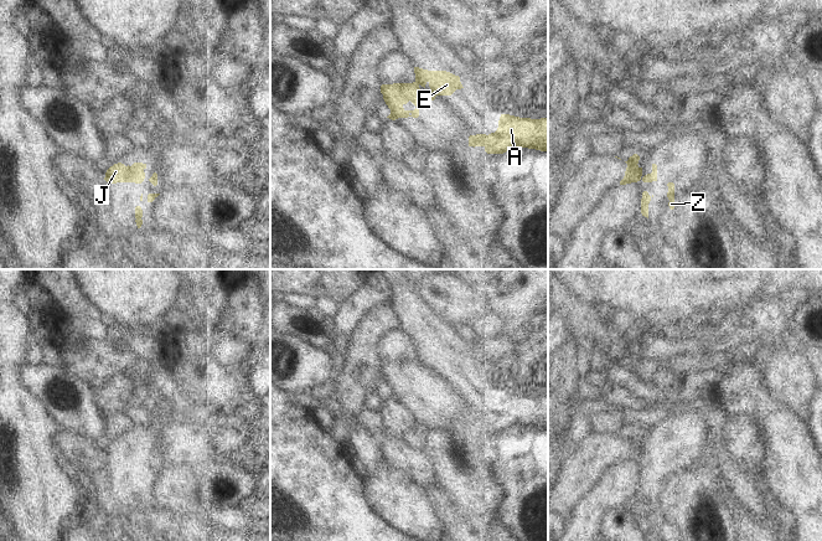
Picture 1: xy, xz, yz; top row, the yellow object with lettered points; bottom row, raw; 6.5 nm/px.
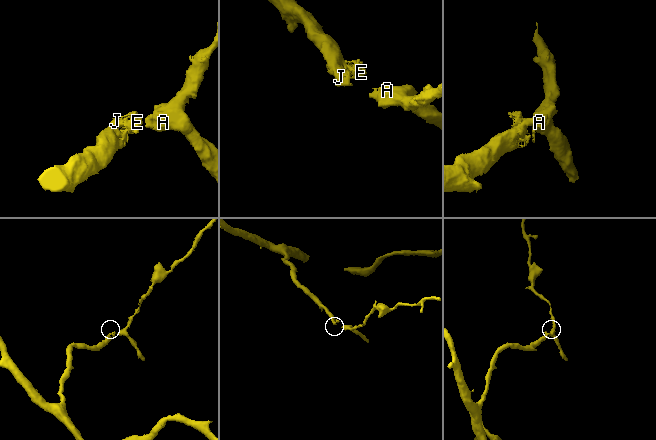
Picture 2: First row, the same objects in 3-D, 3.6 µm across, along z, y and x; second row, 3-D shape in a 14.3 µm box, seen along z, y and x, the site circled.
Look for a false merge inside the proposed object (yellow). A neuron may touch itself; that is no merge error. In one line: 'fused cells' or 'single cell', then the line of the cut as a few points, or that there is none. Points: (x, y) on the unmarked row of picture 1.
fused cells; cut xz (415, 359), (419, 361)

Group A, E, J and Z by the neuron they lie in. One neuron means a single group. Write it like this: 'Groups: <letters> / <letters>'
Groups: A E / J Z

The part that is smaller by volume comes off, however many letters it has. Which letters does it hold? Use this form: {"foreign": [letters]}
{"foreign": ["A", "E"]}

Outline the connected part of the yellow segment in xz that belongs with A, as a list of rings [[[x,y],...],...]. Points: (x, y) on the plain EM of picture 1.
[[[501,392],[497,408],[488,413],[470,413],[469,424],[484,424],[487,432],[503,432],[518,426],[548,429],[548,396]]]

